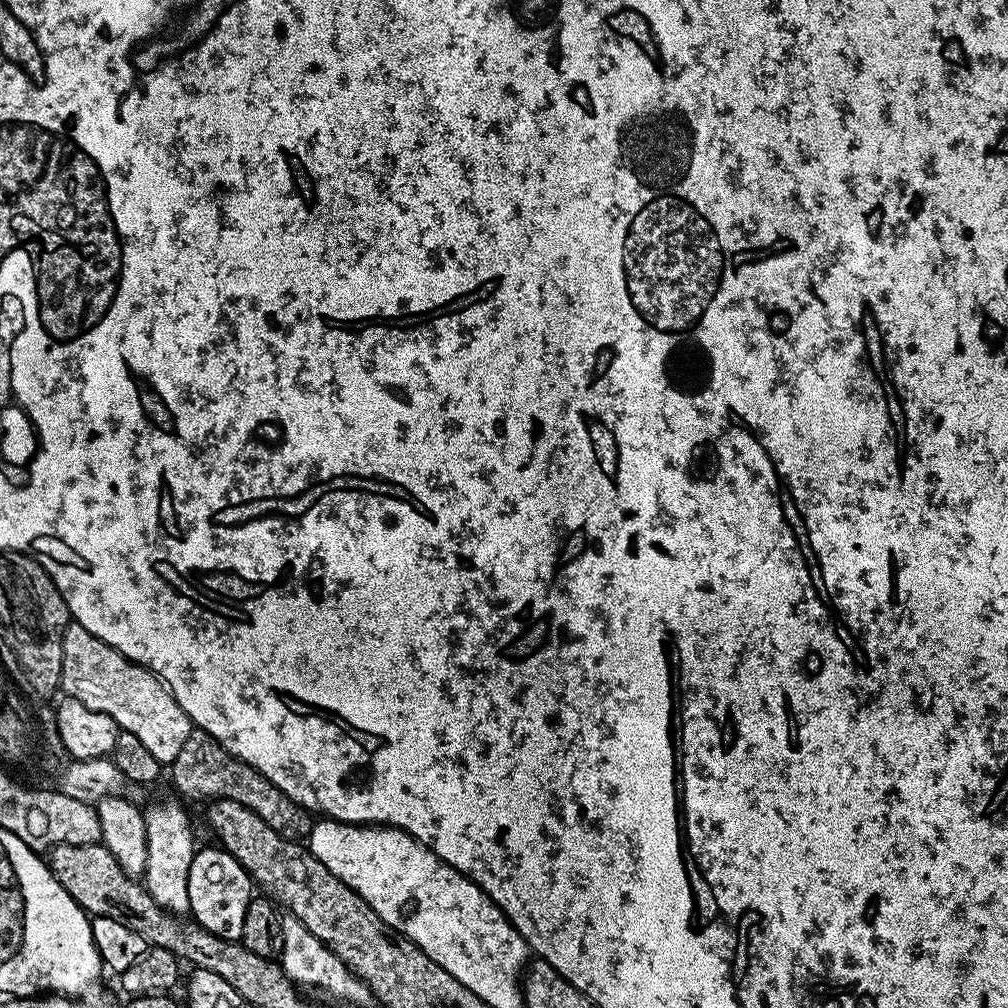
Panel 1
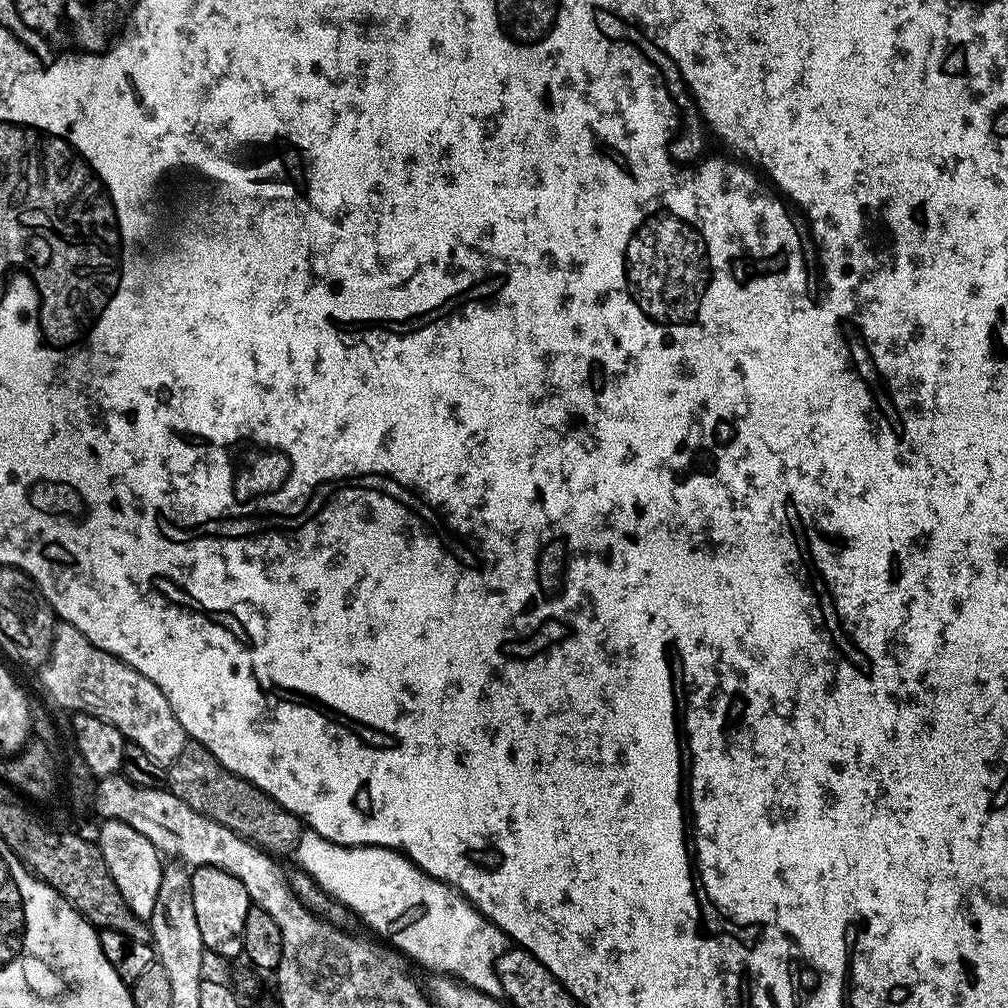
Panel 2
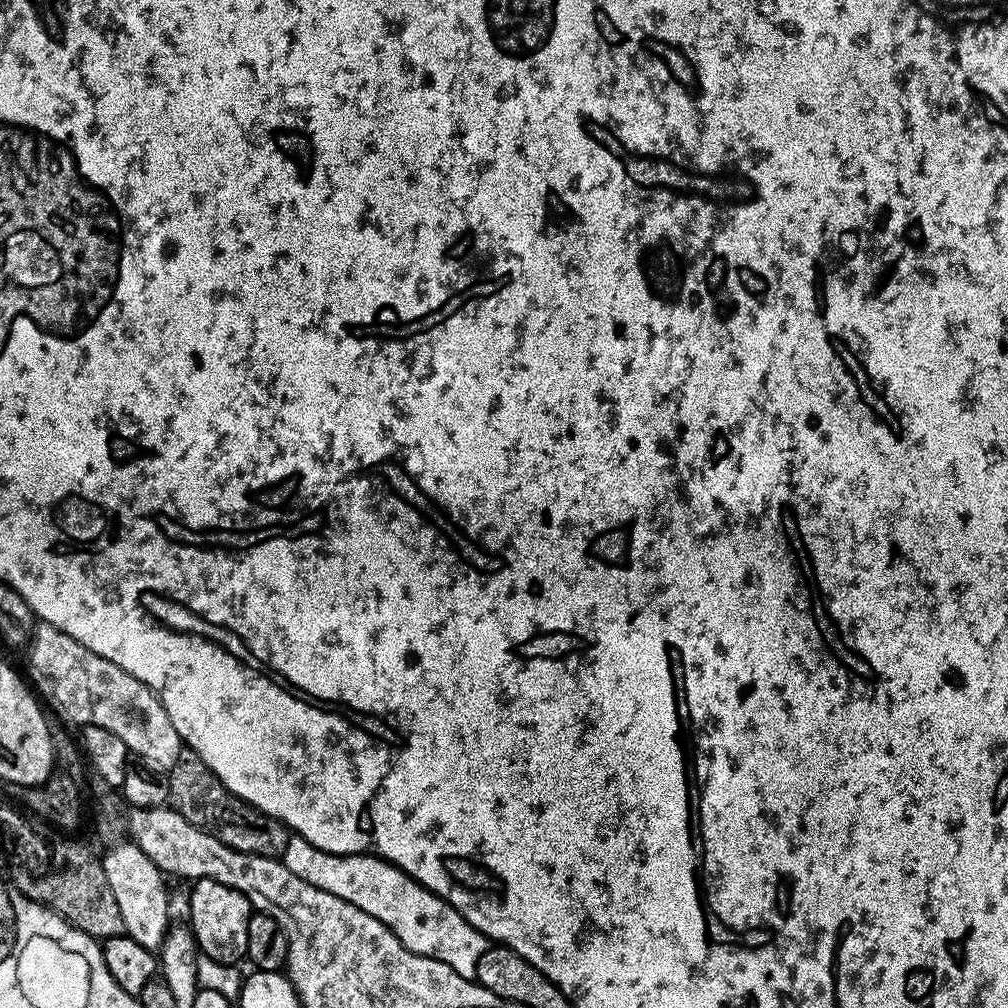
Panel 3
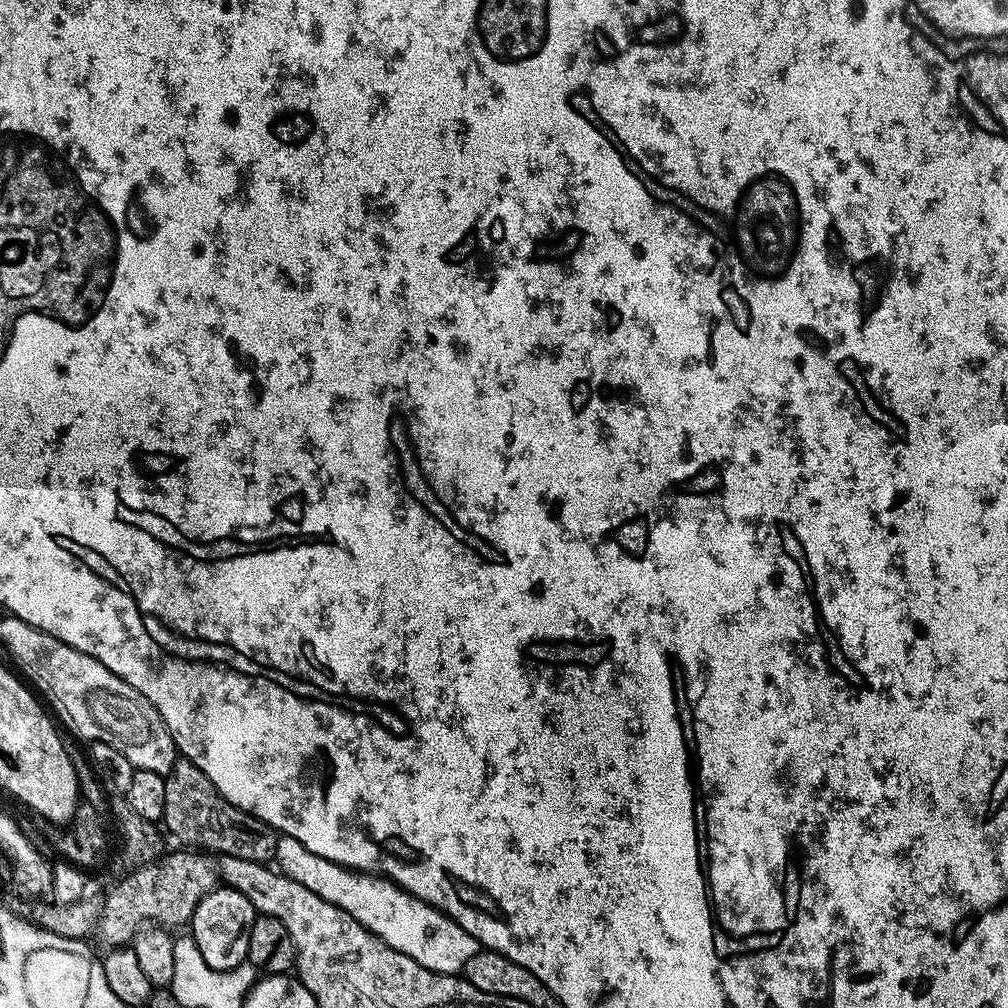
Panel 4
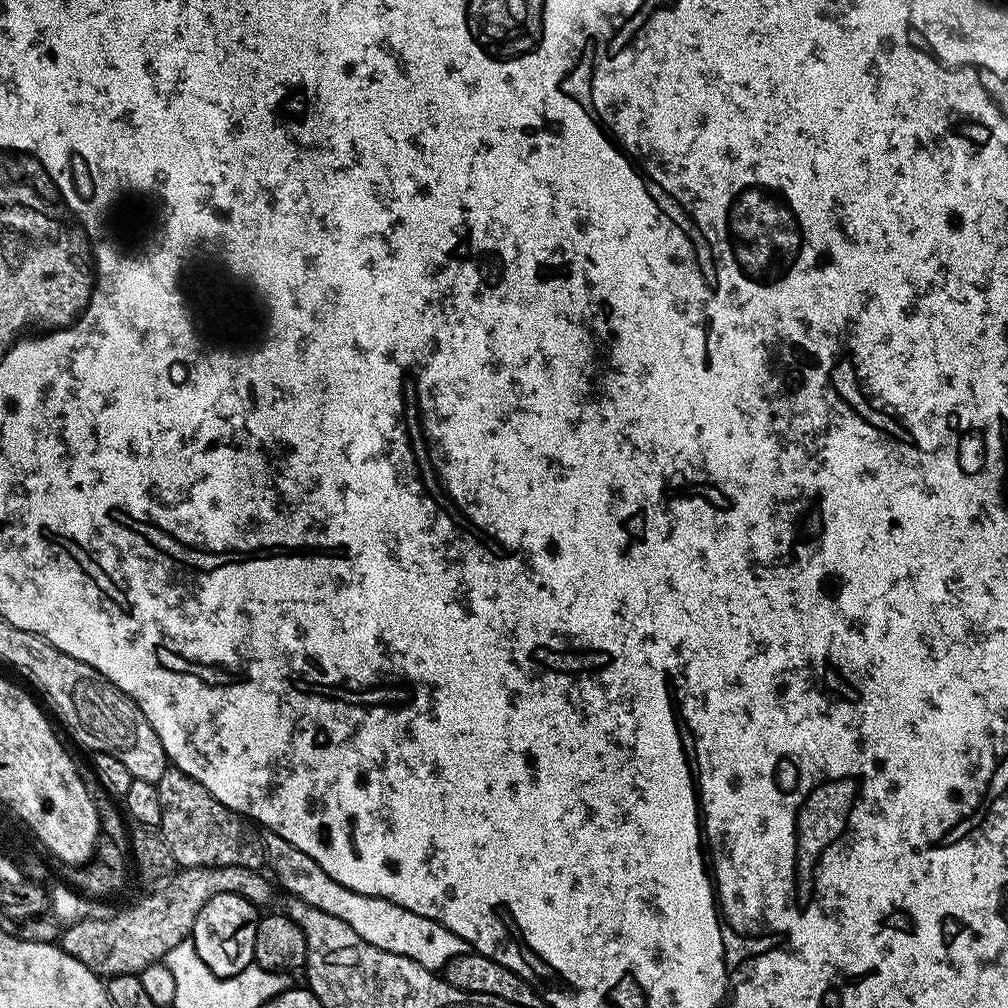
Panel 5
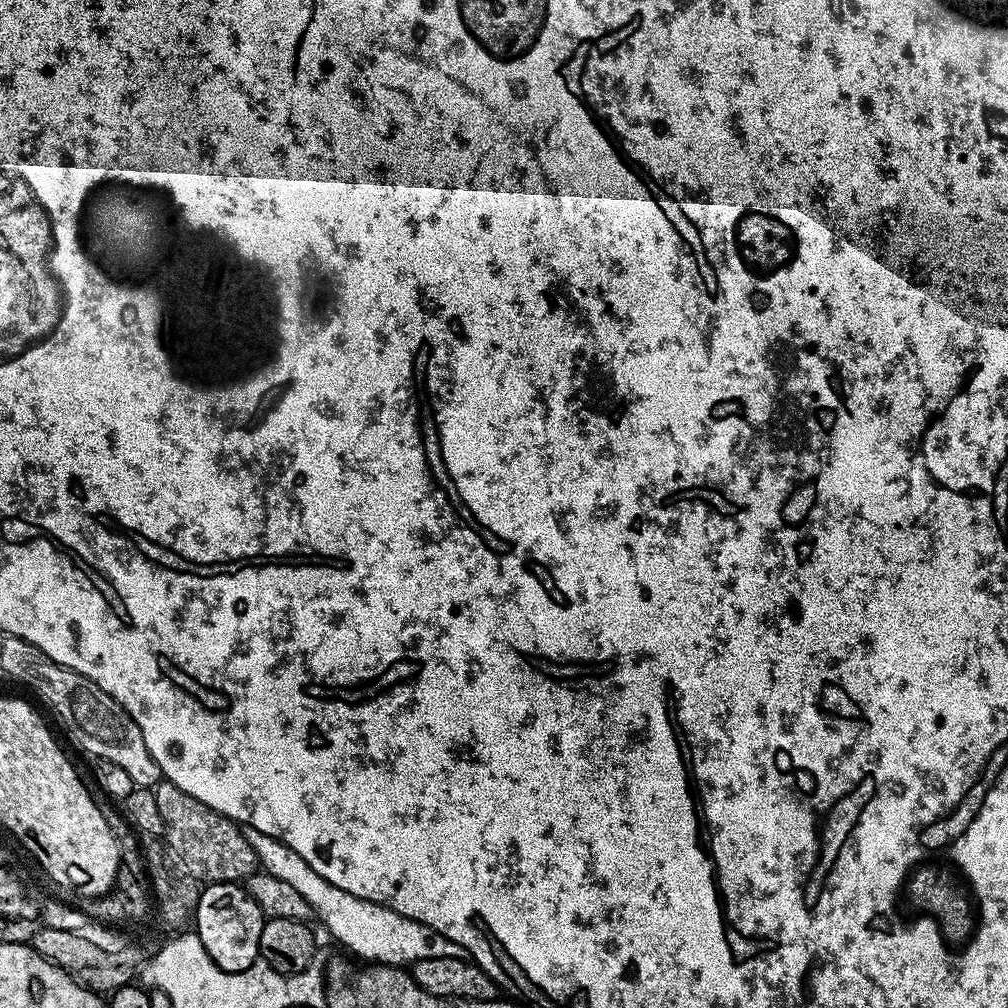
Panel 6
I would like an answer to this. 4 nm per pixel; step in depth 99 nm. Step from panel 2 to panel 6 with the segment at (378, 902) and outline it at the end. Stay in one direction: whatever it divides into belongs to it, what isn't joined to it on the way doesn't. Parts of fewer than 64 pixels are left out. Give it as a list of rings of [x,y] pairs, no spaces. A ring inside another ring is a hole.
[[[249,827],[244,828],[244,836],[250,842],[250,846],[254,846],[254,854],[260,859],[260,868],[274,874],[274,878],[282,878],[282,882],[286,882],[293,890],[298,890],[298,894],[302,894],[302,898],[310,902],[315,919],[317,921],[320,919],[324,923],[325,930],[342,947],[349,948],[356,956],[361,956],[364,959],[361,961],[389,966],[411,966],[417,964],[422,958],[465,958],[466,953],[462,950],[462,946],[458,946],[458,942],[450,942],[450,938],[430,930],[430,926],[422,922],[414,922],[392,908],[363,900],[354,894],[346,894],[346,890],[338,890],[334,882],[326,882],[326,878],[322,878],[322,874],[318,874],[318,870],[314,870],[310,862],[306,862],[294,850],[290,850],[290,846],[286,846],[281,840],[270,838],[270,834],[262,834],[257,828]]]

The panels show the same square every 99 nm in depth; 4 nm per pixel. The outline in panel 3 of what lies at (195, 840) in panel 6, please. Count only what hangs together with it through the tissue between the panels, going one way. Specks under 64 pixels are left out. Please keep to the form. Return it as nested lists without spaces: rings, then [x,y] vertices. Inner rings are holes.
[[[181,747],[178,762],[166,774],[168,777],[168,799],[186,822],[205,829],[218,837],[226,846],[239,852],[255,856],[283,857],[290,830],[281,822],[250,806],[245,800],[239,800],[219,778],[190,749]]]

